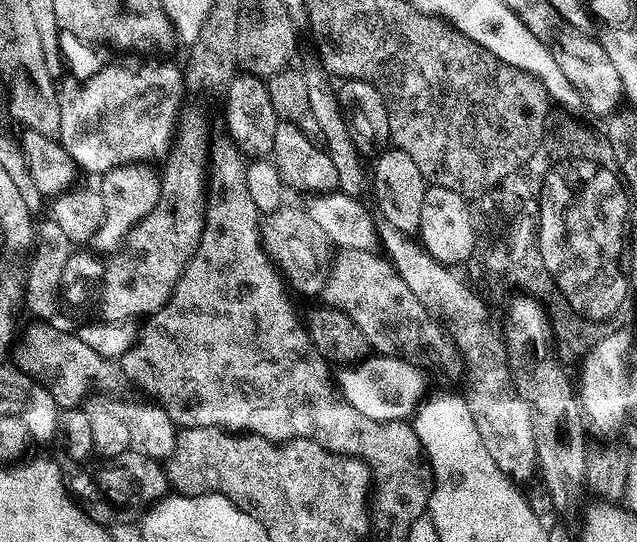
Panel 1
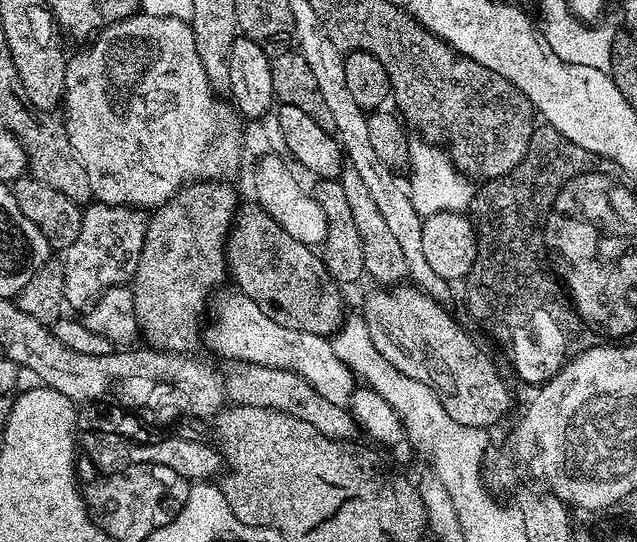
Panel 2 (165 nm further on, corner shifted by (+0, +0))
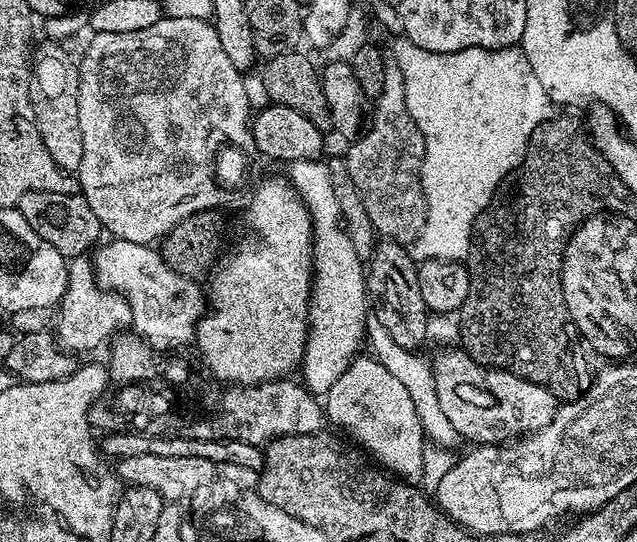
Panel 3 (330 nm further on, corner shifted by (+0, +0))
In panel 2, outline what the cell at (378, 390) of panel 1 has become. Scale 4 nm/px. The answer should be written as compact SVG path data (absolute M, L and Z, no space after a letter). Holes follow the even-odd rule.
M220 296L216 305L211 305L212 321L207 321L206 336L213 340L232 362L257 364L263 368L281 368L287 372L298 374L326 402L334 402L341 406L351 401L354 391L354 373L334 354L329 337L318 334L306 334L306 330L290 330L290 326L278 326L274 318L266 318L262 310L249 296Z

